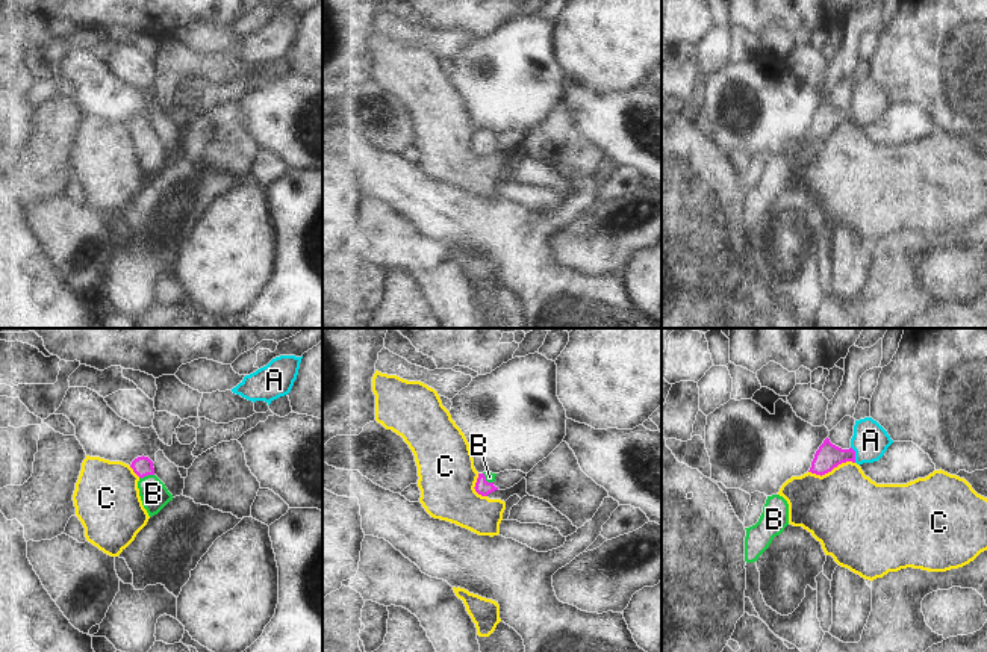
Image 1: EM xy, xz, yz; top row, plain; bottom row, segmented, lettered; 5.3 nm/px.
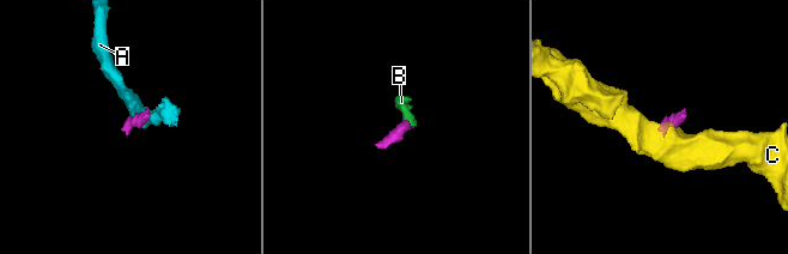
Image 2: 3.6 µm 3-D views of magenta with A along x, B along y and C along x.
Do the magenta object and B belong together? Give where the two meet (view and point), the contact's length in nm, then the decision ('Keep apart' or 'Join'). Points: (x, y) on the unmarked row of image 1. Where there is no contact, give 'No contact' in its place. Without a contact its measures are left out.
Touches magenta at xy (146, 136). Shared border 80 nm. Join

